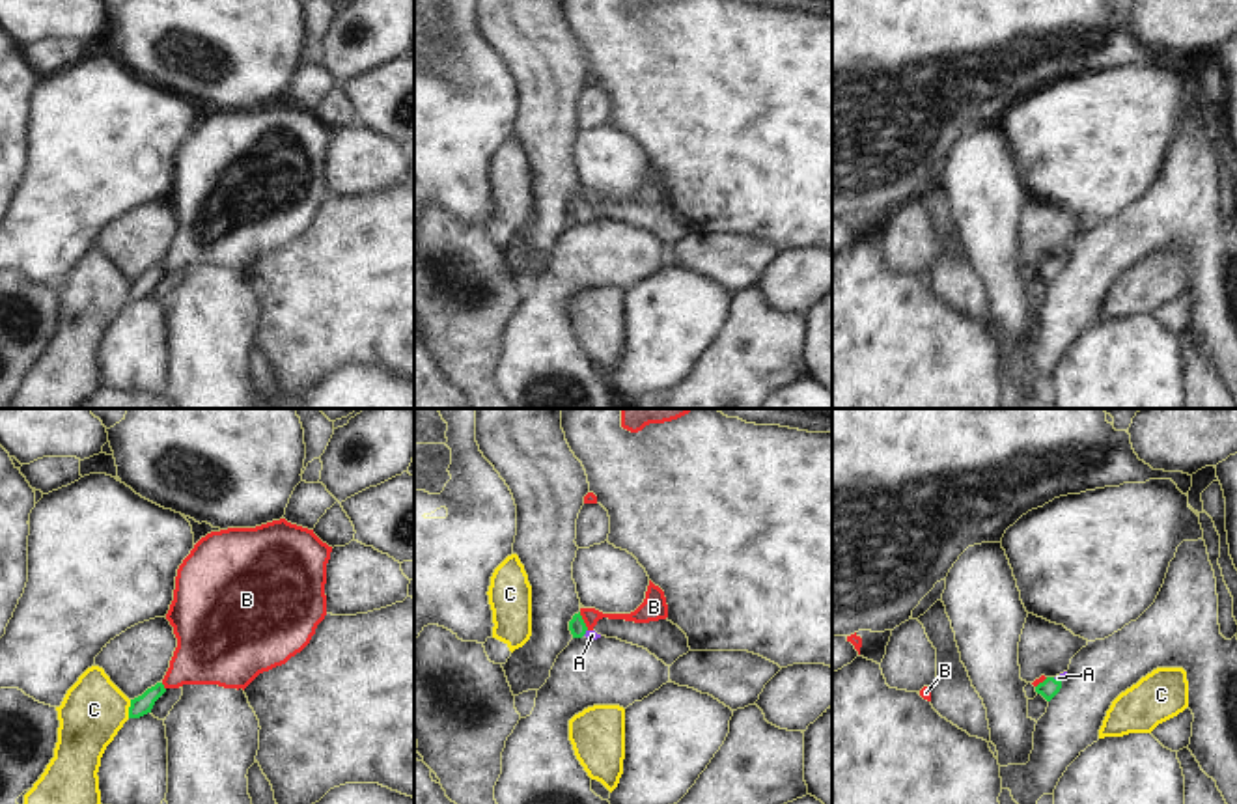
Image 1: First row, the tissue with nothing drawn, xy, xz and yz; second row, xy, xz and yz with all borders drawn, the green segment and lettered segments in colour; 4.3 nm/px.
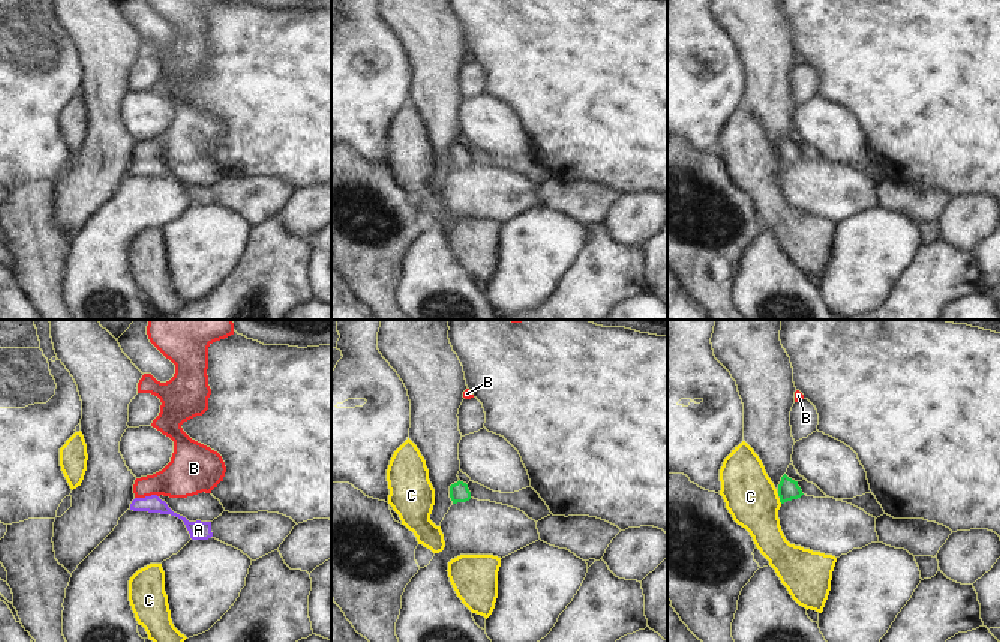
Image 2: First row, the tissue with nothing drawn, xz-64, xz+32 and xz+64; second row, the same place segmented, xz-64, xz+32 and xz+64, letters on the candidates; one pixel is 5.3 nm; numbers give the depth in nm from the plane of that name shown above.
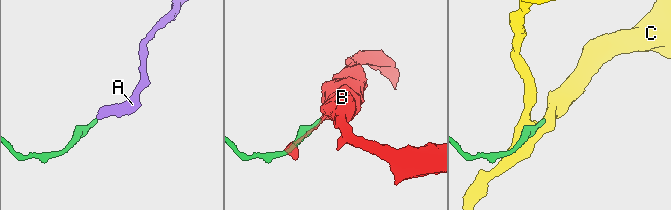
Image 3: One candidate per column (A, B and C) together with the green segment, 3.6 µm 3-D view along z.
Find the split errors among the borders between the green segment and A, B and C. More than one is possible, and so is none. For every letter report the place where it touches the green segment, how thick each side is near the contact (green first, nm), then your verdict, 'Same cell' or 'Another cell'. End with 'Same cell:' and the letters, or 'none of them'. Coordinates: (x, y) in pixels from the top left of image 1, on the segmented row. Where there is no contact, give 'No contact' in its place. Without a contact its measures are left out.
A: Touches green at yz (1055, 679). Thickness 80 nm (green) against 30 nm. Same cell
B: Touches green at xz (583, 622). Thickness 70 nm (green) against 70 nm. Another cell
C: Touches green at xy (129, 709). Thickness 90 nm (green) against 280 nm. Another cell
Same cell: A

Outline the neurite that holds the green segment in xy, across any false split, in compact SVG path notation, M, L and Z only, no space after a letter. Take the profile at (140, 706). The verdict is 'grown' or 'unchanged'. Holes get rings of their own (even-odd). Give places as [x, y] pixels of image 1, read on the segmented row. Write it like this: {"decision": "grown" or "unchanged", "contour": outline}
{"decision": "unchanged", "contour": "M162 683L147 688L142 696L131 700L129 718L140 718L151 713L155 701L166 692Z"}

